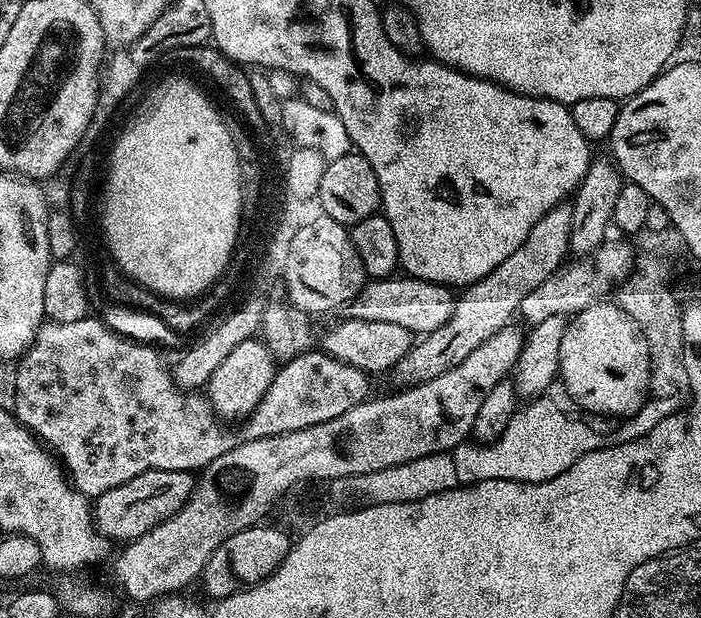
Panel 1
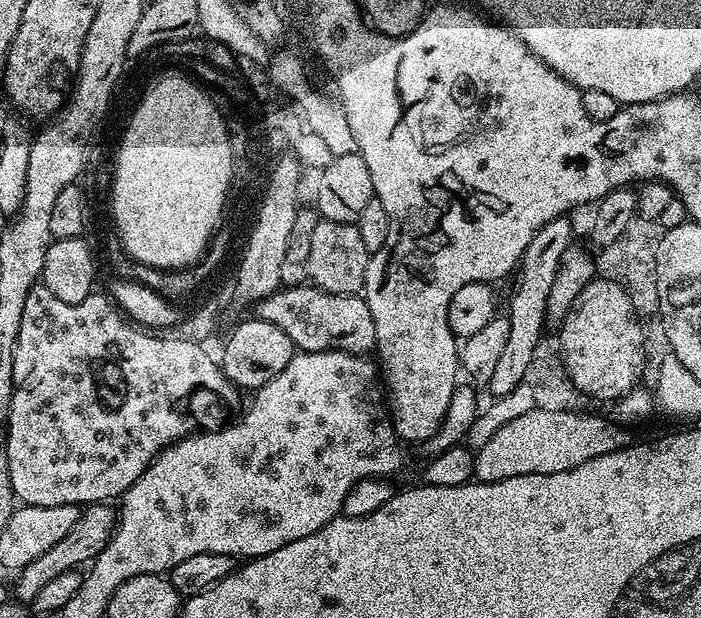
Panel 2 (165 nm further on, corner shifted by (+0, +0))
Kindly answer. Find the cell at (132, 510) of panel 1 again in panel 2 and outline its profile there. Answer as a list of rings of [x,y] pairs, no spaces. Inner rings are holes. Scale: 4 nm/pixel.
[[[107,503],[87,505],[81,511],[78,522],[74,522],[74,526],[70,526],[70,531],[58,542],[54,542],[54,546],[50,546],[50,550],[46,550],[46,554],[42,554],[42,558],[34,558],[34,562],[30,562],[15,573],[15,599],[17,596],[24,602],[31,602],[42,590],[42,586],[46,586],[46,582],[52,581],[53,578],[58,578],[58,574],[79,569],[81,567],[79,564],[87,565],[95,560],[100,551],[108,545],[108,539],[112,536],[112,531],[116,529],[117,519],[117,509]]]

